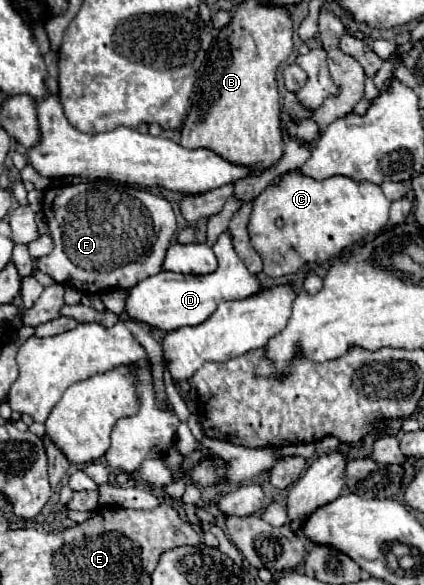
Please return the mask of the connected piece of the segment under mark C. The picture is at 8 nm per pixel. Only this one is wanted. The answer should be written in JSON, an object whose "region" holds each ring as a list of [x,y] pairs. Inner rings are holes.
{"region":[[[299,169],[287,171],[279,177],[279,183],[271,183],[263,189],[263,193],[255,199],[253,217],[249,217],[249,239],[253,249],[263,259],[263,273],[267,277],[283,277],[303,271],[311,263],[325,263],[341,255],[343,249],[359,243],[371,233],[381,233],[387,227],[391,201],[383,195],[379,185],[369,181],[353,181],[349,177],[327,177],[325,181],[317,181],[313,177],[305,177]],[[277,217],[283,219],[283,227],[277,227]]]}

